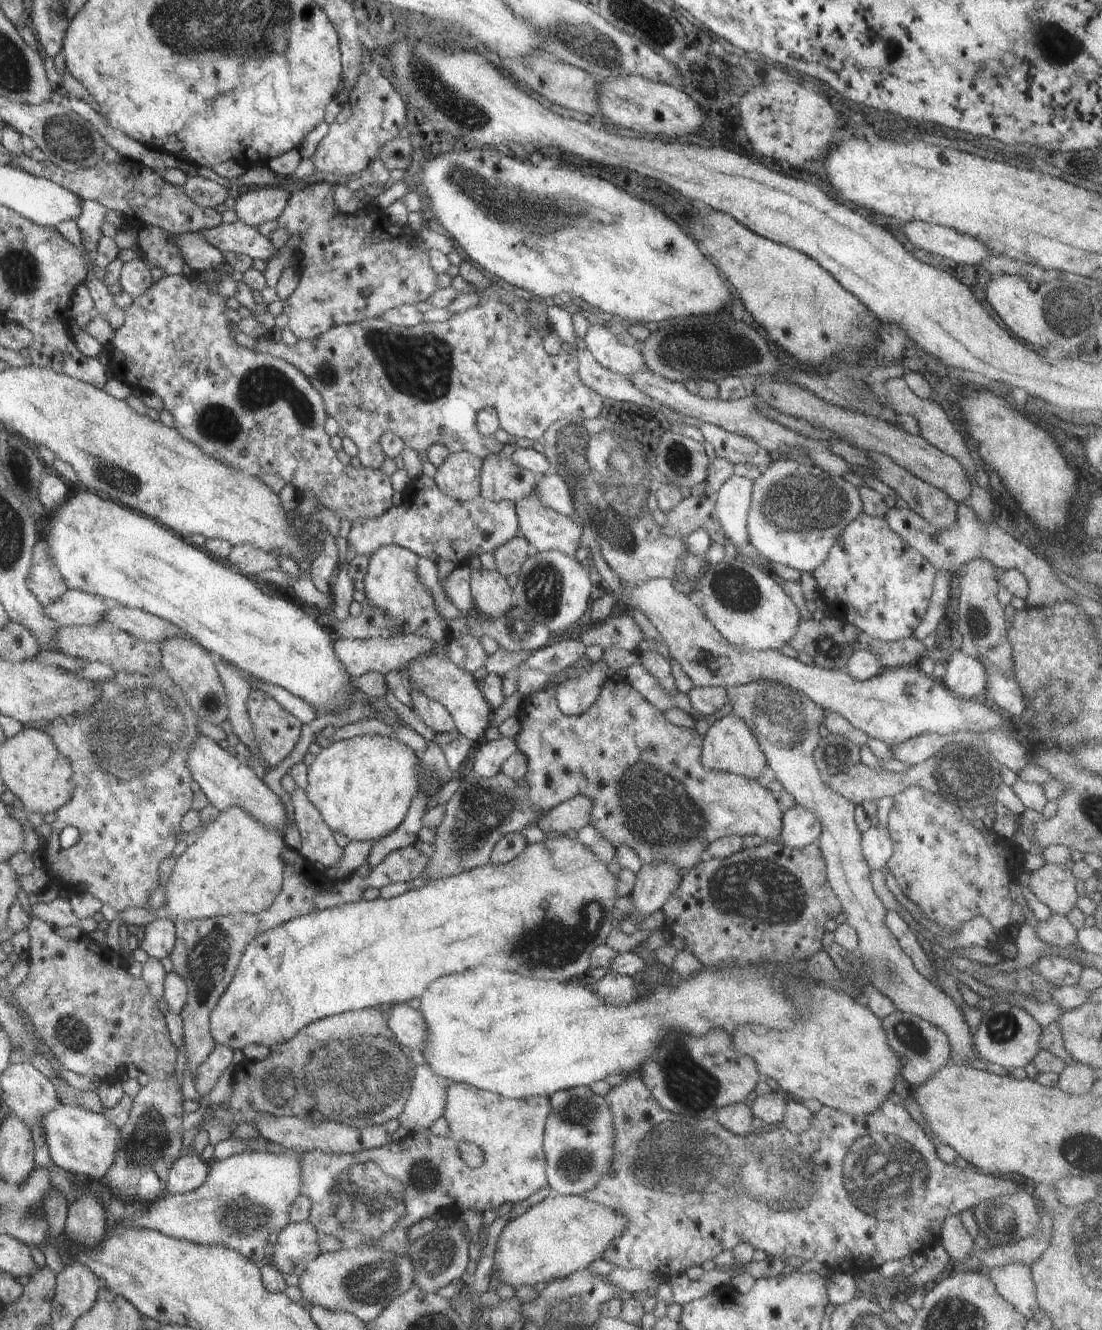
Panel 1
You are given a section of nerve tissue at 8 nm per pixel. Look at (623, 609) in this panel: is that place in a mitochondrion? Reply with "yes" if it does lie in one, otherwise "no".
no

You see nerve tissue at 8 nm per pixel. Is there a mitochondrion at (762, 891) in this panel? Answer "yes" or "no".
yes

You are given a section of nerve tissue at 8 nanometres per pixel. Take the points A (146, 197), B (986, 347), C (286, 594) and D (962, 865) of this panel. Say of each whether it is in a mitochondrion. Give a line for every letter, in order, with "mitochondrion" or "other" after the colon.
A: other
B: other
C: other
D: other

